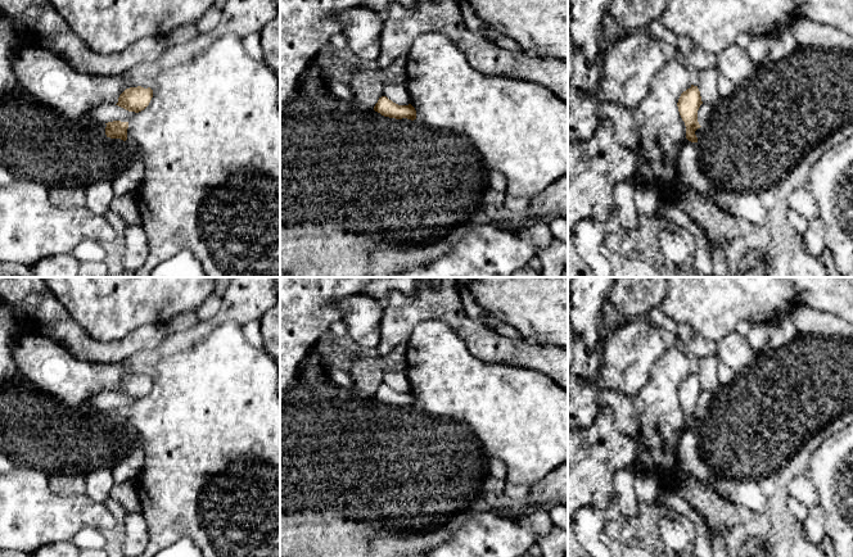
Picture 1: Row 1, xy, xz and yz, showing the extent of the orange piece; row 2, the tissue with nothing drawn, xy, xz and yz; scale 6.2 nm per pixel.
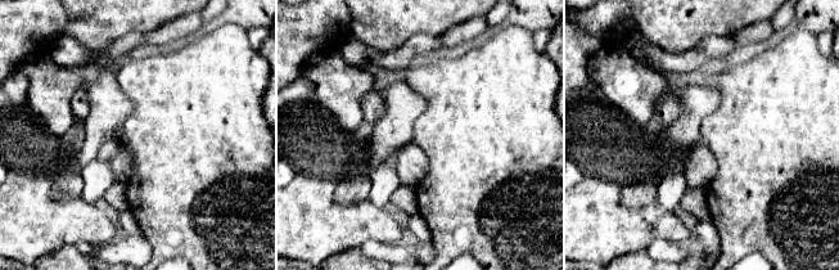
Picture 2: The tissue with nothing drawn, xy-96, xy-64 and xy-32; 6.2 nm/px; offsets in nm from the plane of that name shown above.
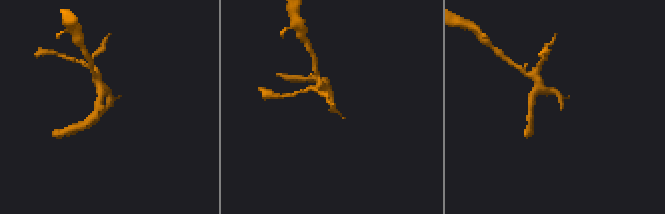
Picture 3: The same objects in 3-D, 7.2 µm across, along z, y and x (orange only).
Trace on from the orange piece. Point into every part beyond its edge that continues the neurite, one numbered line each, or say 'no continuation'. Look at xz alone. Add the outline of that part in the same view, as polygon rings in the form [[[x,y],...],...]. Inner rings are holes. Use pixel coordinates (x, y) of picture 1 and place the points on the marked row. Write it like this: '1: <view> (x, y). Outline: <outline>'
no continuation

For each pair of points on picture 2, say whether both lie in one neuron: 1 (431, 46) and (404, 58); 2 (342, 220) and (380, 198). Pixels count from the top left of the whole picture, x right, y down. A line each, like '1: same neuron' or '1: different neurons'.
1: same neuron
2: different neurons

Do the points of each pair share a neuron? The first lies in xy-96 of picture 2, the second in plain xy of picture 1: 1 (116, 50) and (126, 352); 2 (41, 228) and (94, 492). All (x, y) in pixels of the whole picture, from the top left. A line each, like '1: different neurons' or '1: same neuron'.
1: same neuron
2: different neurons

